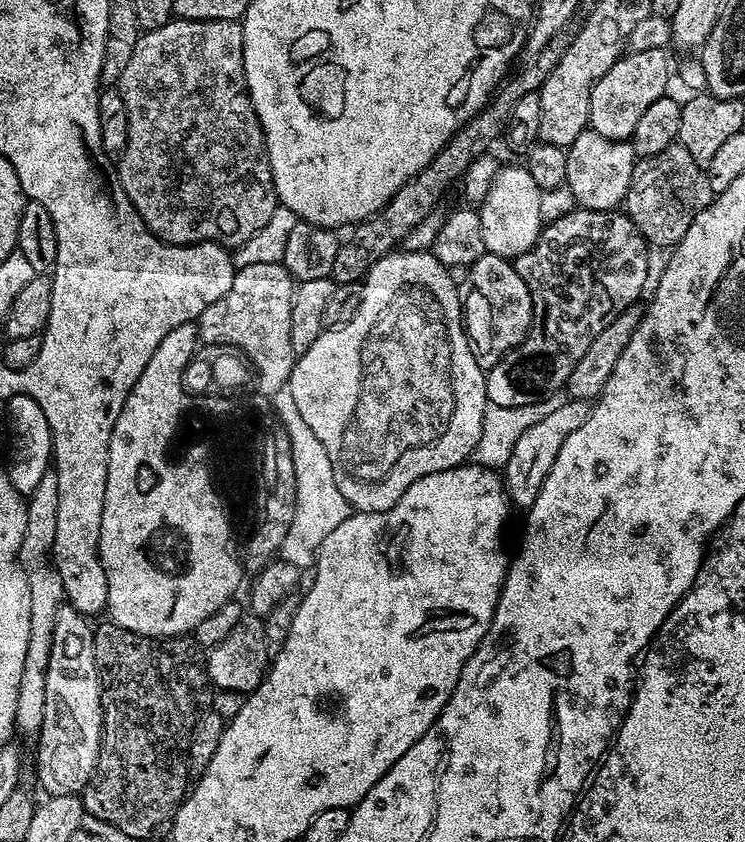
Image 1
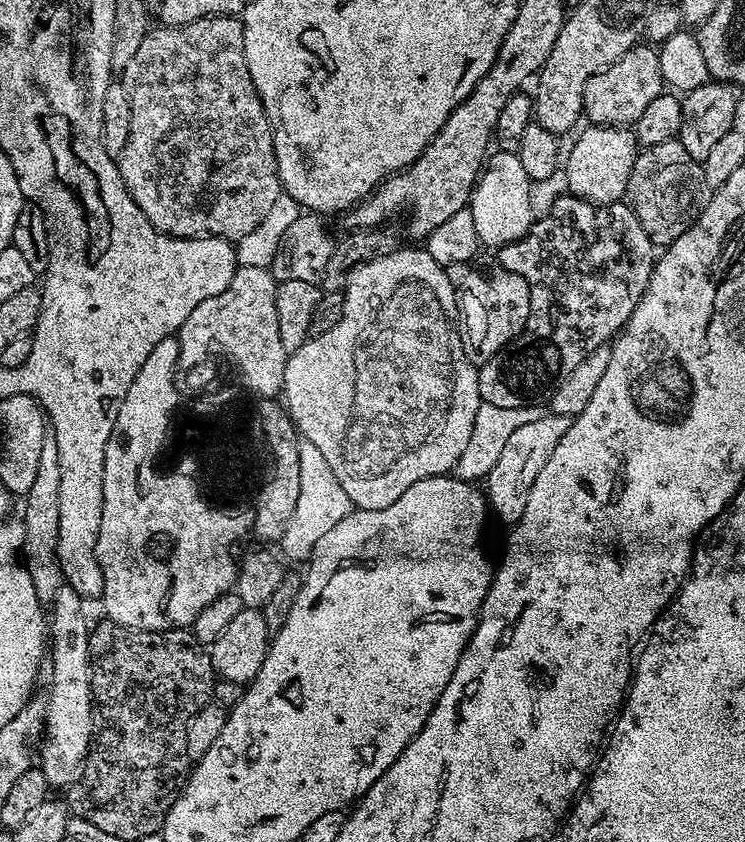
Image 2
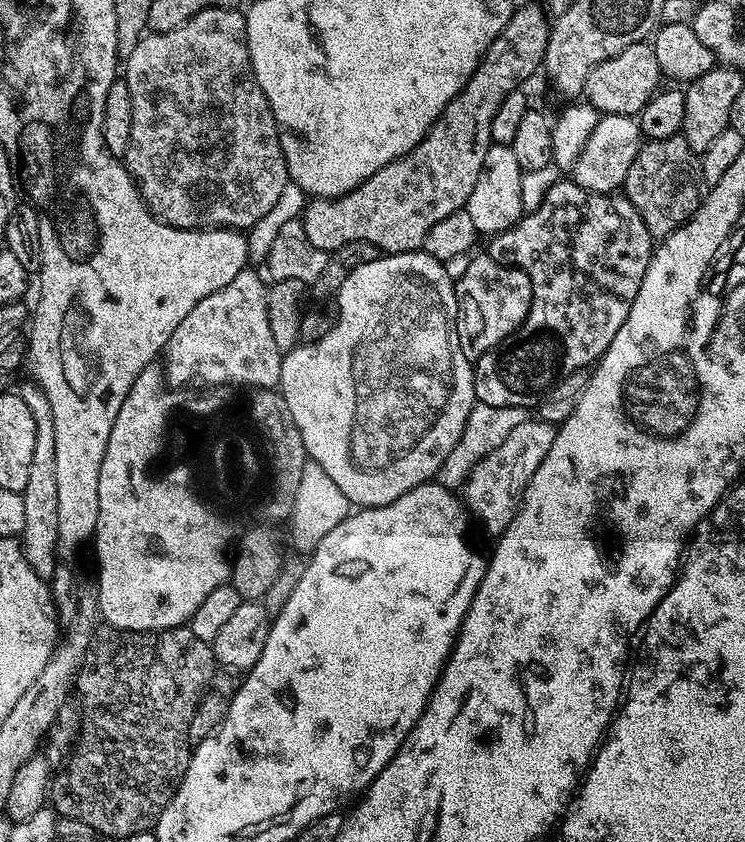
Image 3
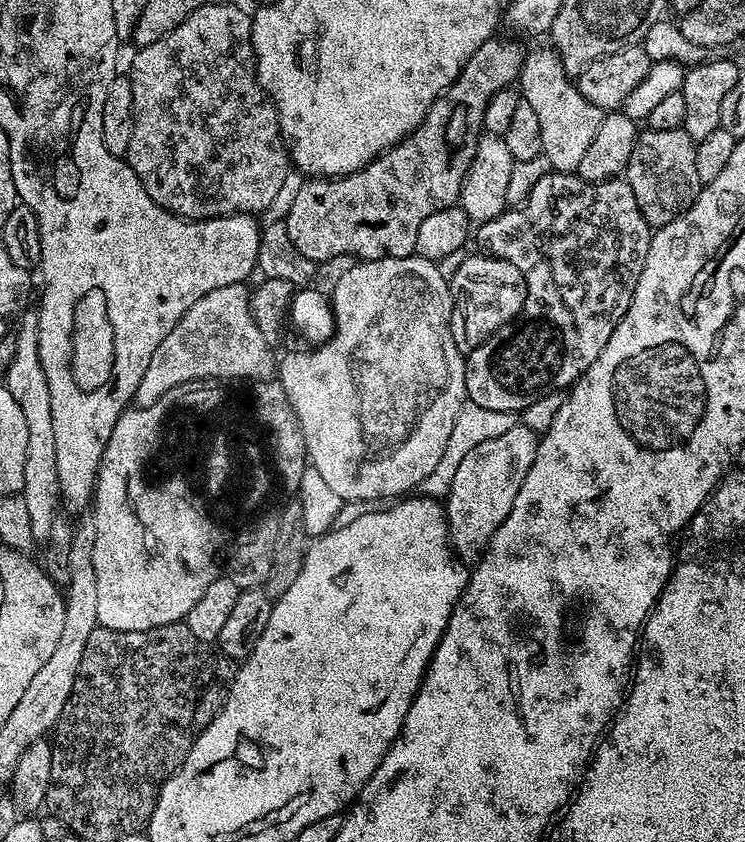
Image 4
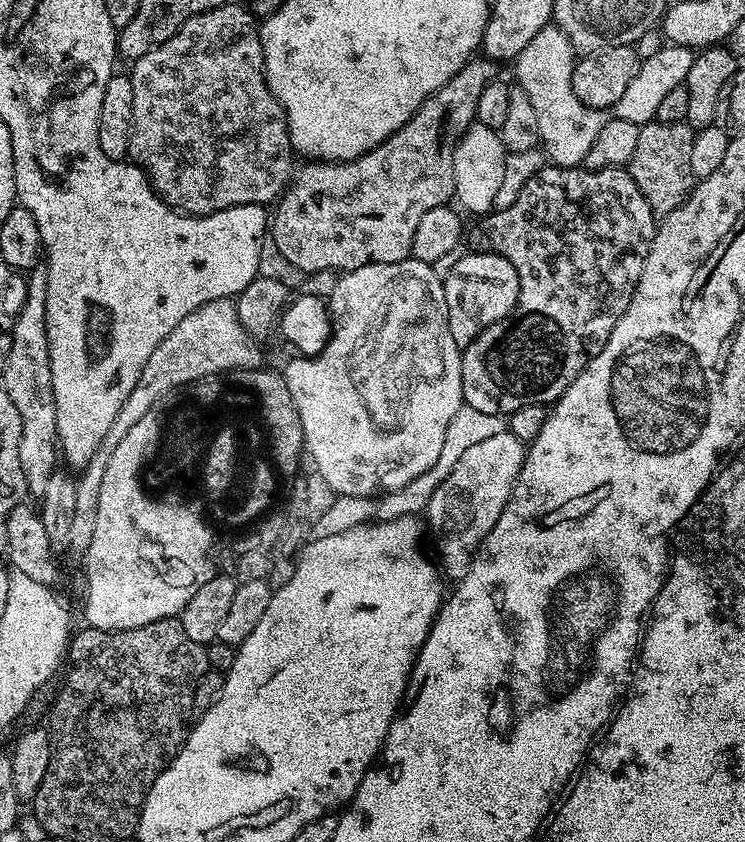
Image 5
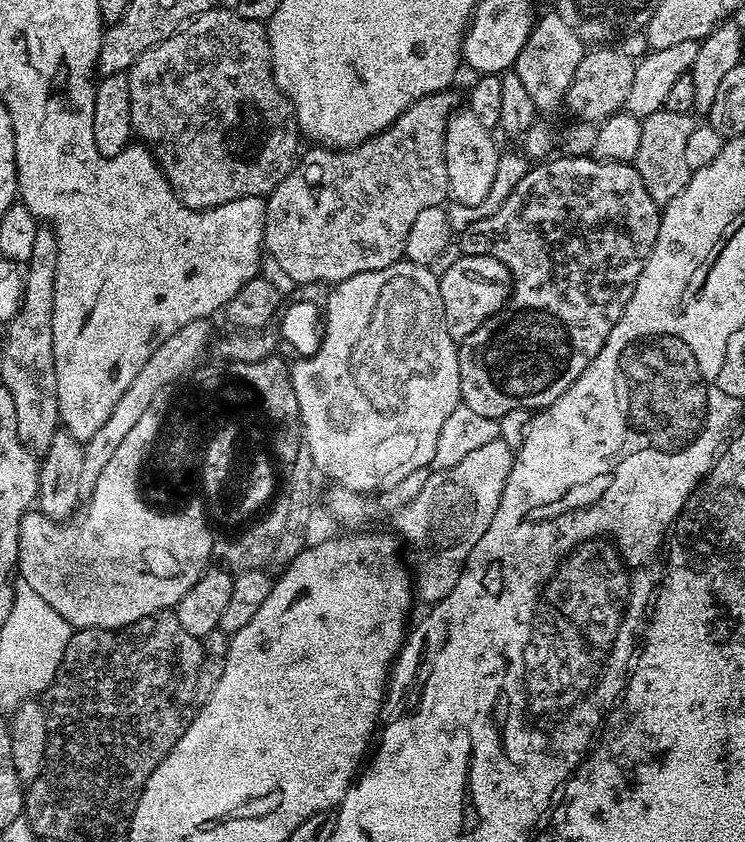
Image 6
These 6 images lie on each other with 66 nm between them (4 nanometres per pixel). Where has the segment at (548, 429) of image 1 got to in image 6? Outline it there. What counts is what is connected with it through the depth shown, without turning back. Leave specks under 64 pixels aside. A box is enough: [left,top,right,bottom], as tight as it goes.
[394,439,514,605]

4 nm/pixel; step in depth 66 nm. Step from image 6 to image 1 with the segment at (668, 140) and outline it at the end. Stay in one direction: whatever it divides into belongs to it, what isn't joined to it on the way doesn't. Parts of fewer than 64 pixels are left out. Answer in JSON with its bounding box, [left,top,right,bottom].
[623,142,713,250]

